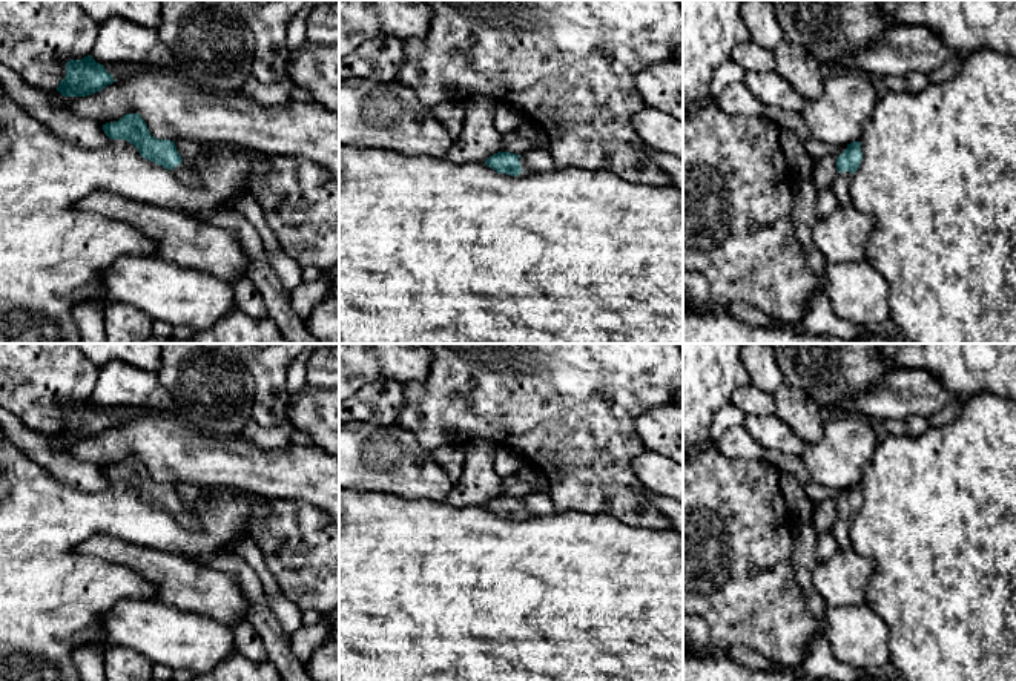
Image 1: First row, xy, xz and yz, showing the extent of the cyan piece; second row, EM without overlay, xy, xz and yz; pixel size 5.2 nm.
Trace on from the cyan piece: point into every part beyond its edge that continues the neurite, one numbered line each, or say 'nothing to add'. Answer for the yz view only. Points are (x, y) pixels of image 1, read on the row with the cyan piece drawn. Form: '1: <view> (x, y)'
1: yz (841, 181)

